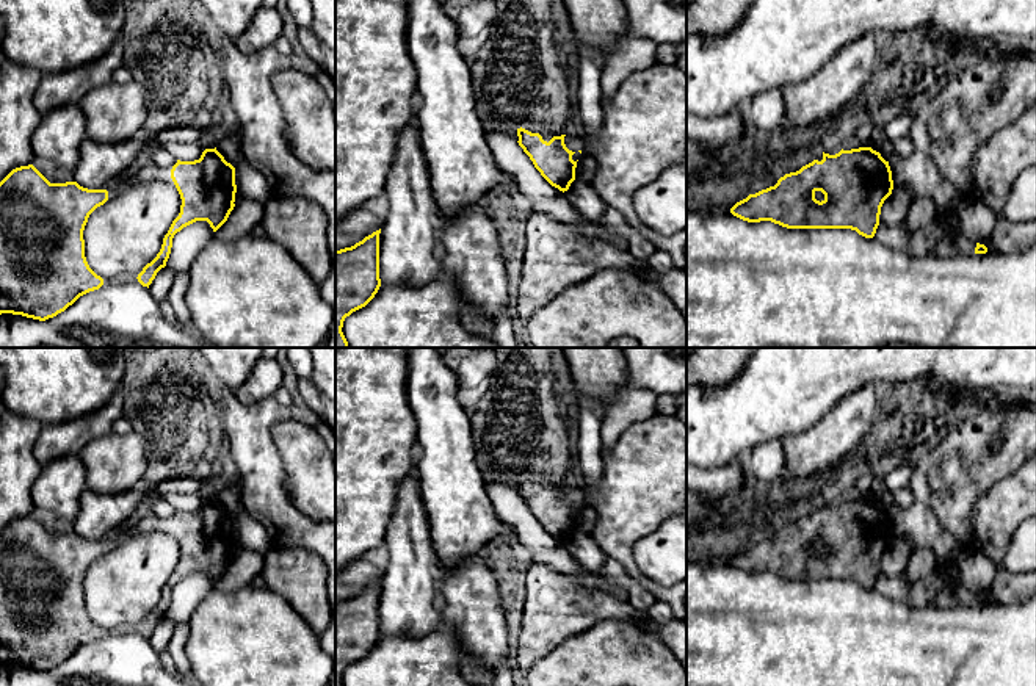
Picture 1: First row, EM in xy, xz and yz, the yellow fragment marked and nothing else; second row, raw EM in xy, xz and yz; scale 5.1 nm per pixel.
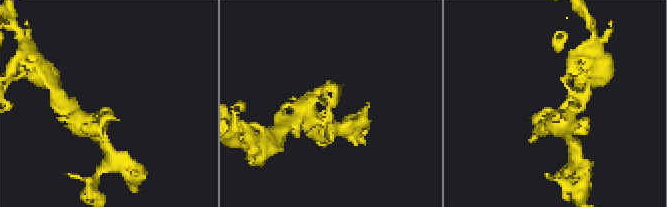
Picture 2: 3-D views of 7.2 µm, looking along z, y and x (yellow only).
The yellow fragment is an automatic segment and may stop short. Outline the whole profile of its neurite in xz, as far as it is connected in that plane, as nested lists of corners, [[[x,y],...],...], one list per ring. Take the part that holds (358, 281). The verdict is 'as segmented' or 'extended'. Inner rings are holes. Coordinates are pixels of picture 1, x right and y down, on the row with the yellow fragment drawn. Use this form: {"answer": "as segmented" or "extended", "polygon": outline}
{"answer": "as segmented", "polygon": [[[379,233],[335,251],[335,348],[350,348],[342,332],[345,318],[365,307],[381,287]]]}

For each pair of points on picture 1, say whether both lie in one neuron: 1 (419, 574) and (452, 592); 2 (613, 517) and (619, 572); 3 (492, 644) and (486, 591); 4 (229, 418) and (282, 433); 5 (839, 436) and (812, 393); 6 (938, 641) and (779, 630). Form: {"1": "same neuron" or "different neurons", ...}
{"1": "different neurons", "2": "different neurons", "3": "same neuron", "4": "different neurons", "5": "different neurons", "6": "same neuron"}

